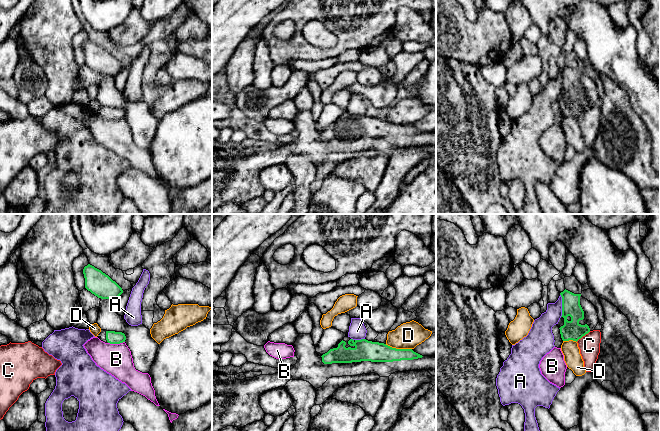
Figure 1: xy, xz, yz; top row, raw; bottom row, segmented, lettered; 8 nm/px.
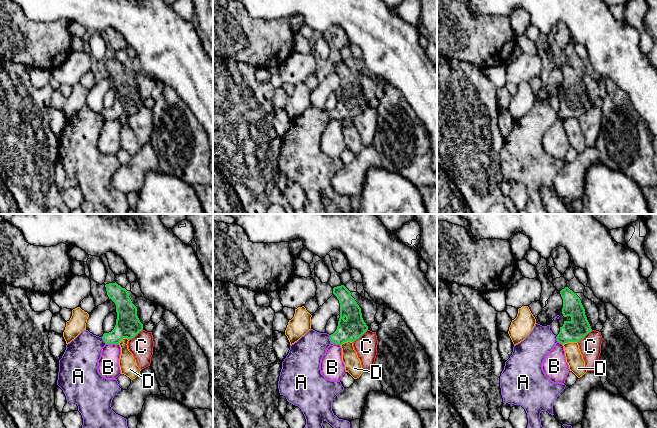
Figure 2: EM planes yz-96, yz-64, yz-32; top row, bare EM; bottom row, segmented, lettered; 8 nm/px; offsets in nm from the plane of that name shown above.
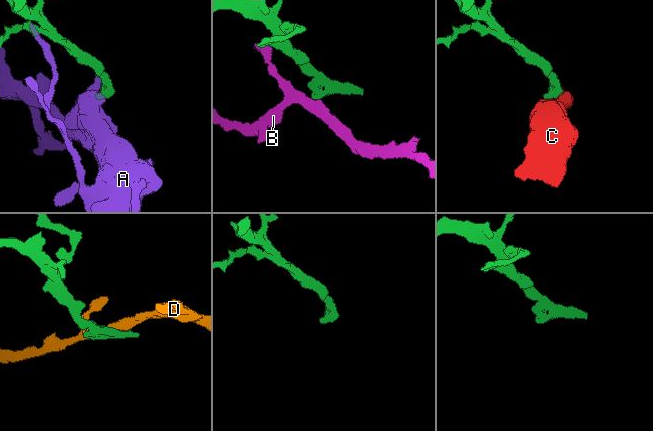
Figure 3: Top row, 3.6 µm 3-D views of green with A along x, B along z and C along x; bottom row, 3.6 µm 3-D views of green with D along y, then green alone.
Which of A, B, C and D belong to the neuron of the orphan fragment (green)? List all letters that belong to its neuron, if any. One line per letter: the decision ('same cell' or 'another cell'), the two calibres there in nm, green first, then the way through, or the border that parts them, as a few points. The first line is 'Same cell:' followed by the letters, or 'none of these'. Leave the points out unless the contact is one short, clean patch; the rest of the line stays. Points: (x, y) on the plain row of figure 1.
Same cell: none of these
A: another cell | 160/160 nm
B: another cell | 110/260 nm | along xy (124, 117), (108, 119)
C: another cell | 160/170 nm
D: another cell | 160/220 nm

